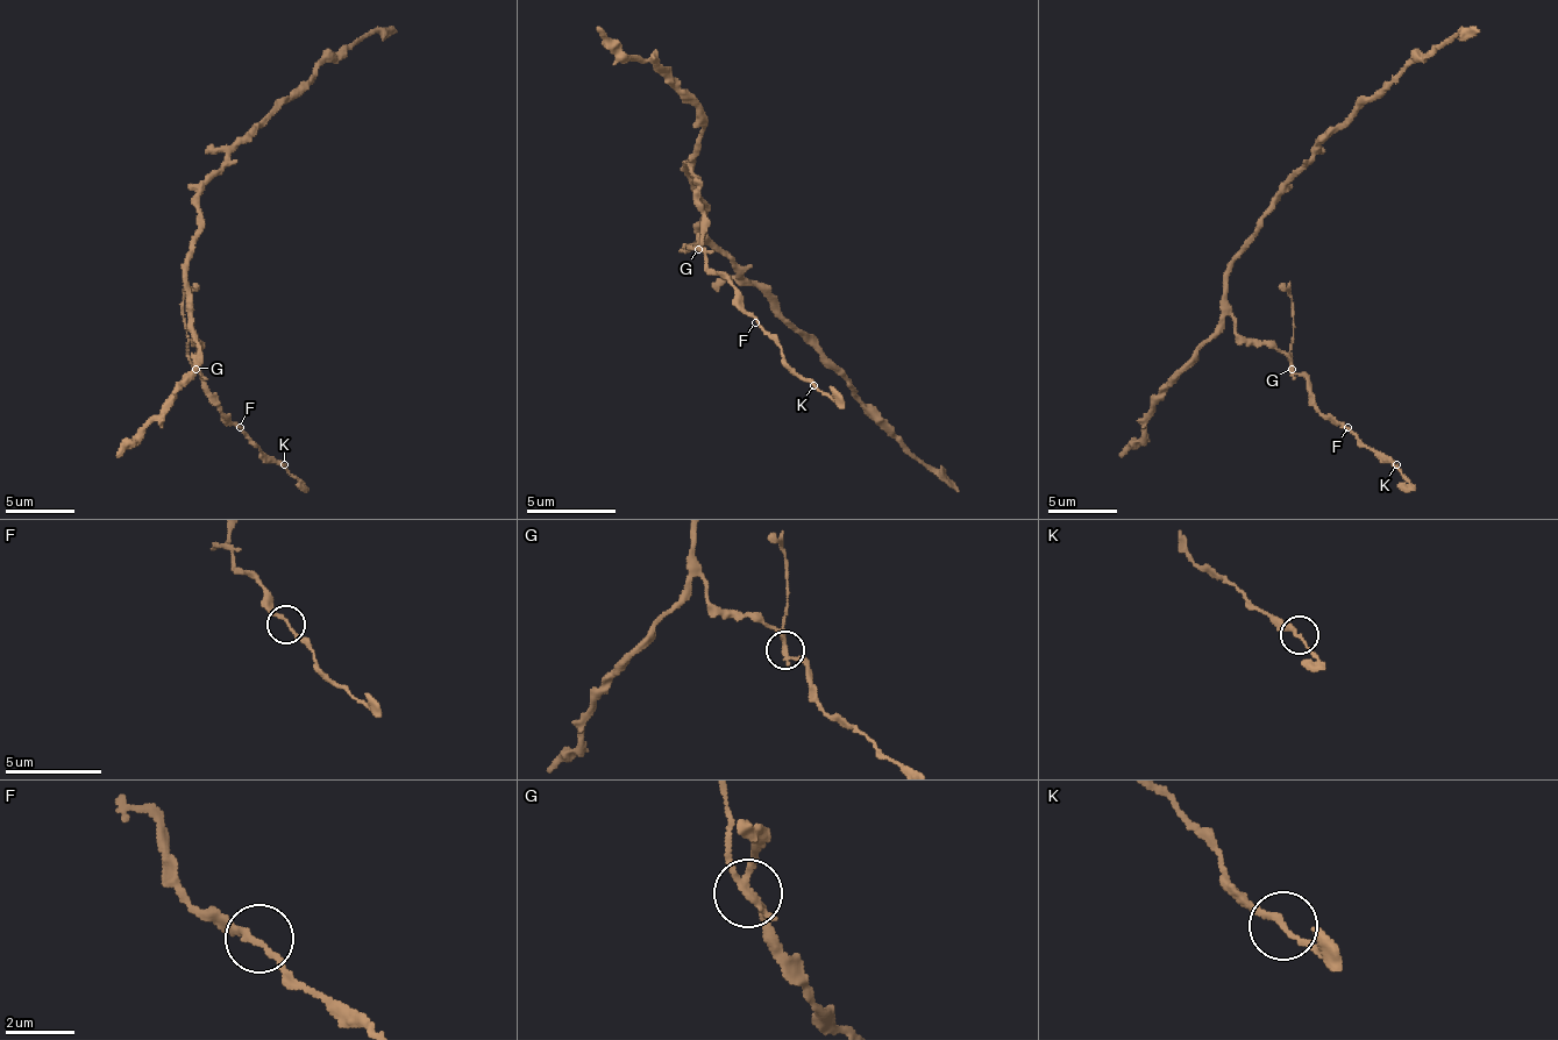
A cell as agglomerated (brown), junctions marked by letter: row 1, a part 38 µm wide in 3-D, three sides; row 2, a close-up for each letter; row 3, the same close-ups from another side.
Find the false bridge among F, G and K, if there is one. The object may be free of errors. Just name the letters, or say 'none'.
G

